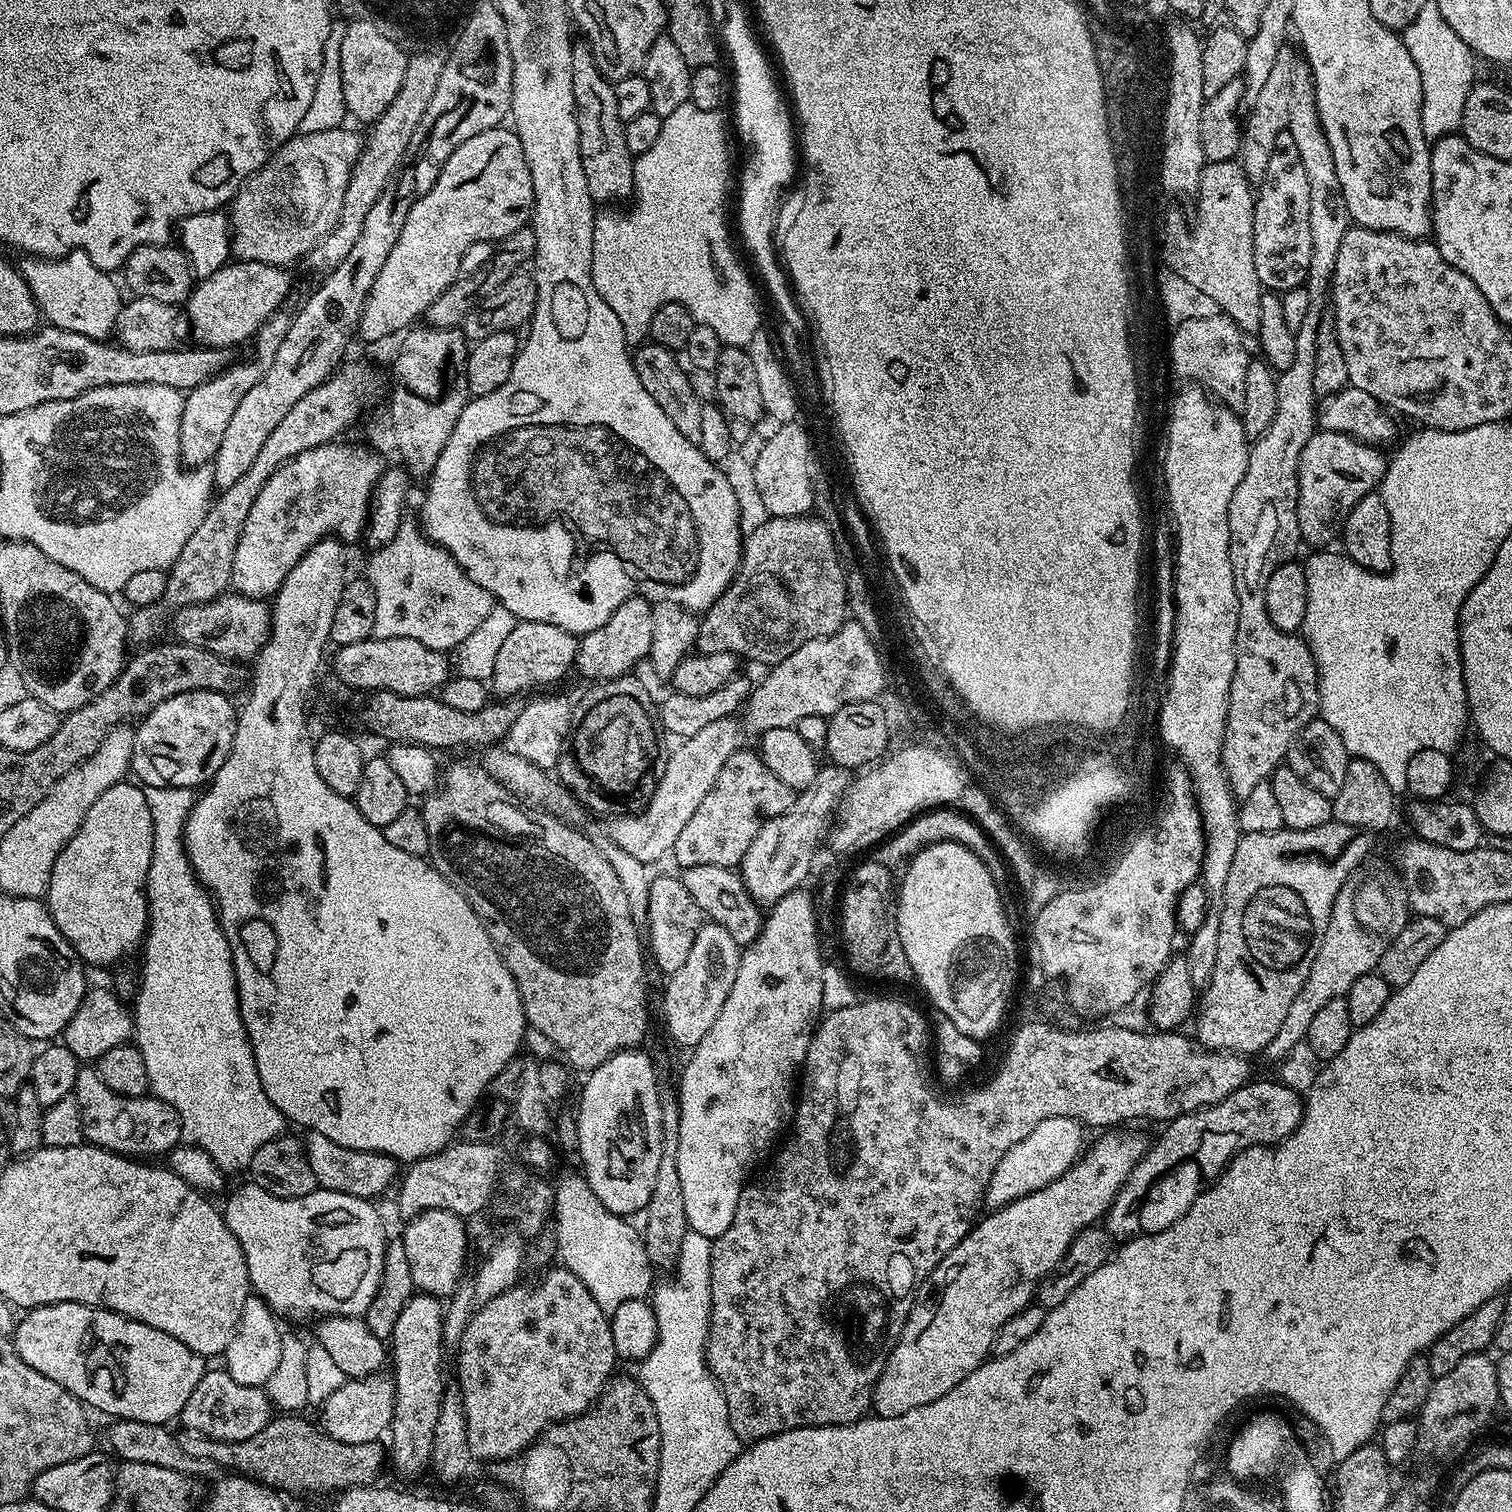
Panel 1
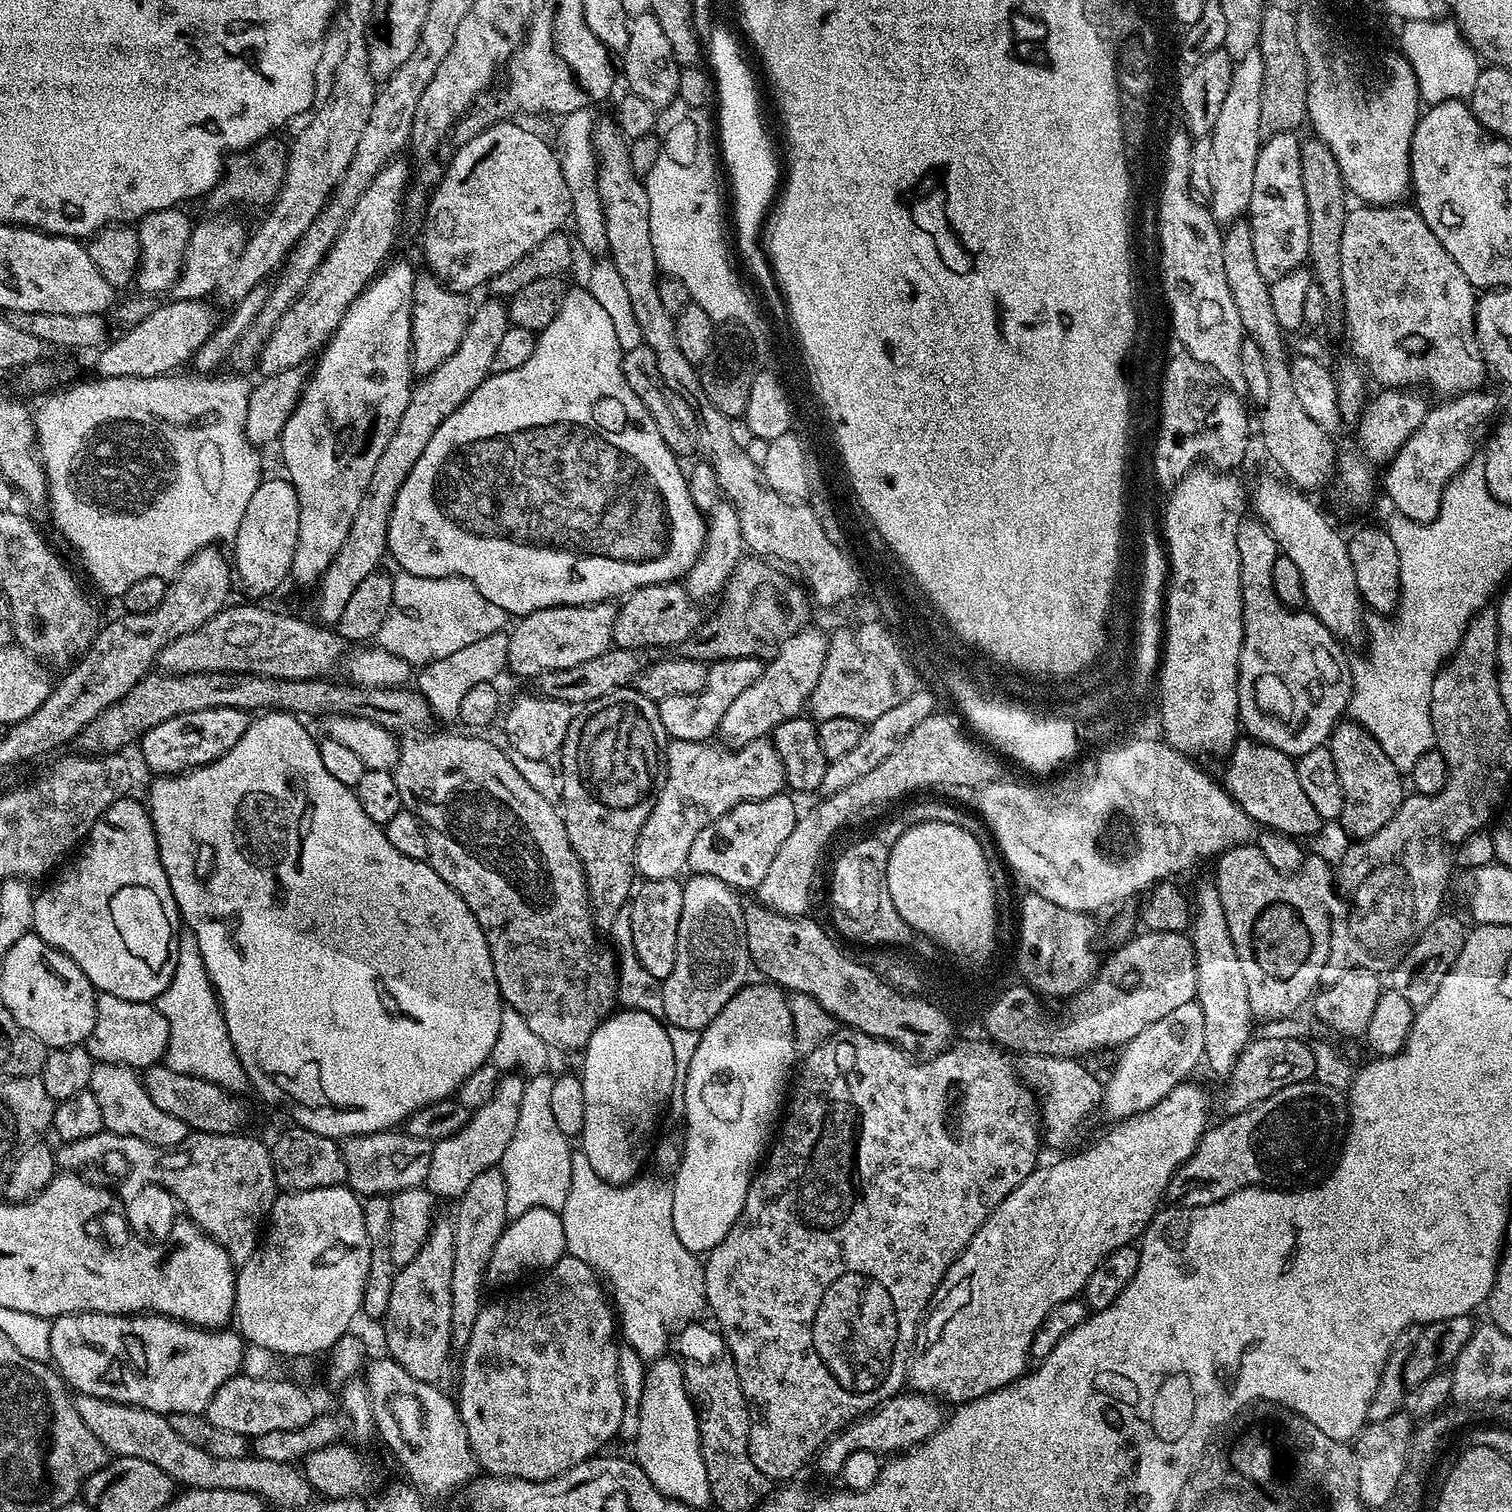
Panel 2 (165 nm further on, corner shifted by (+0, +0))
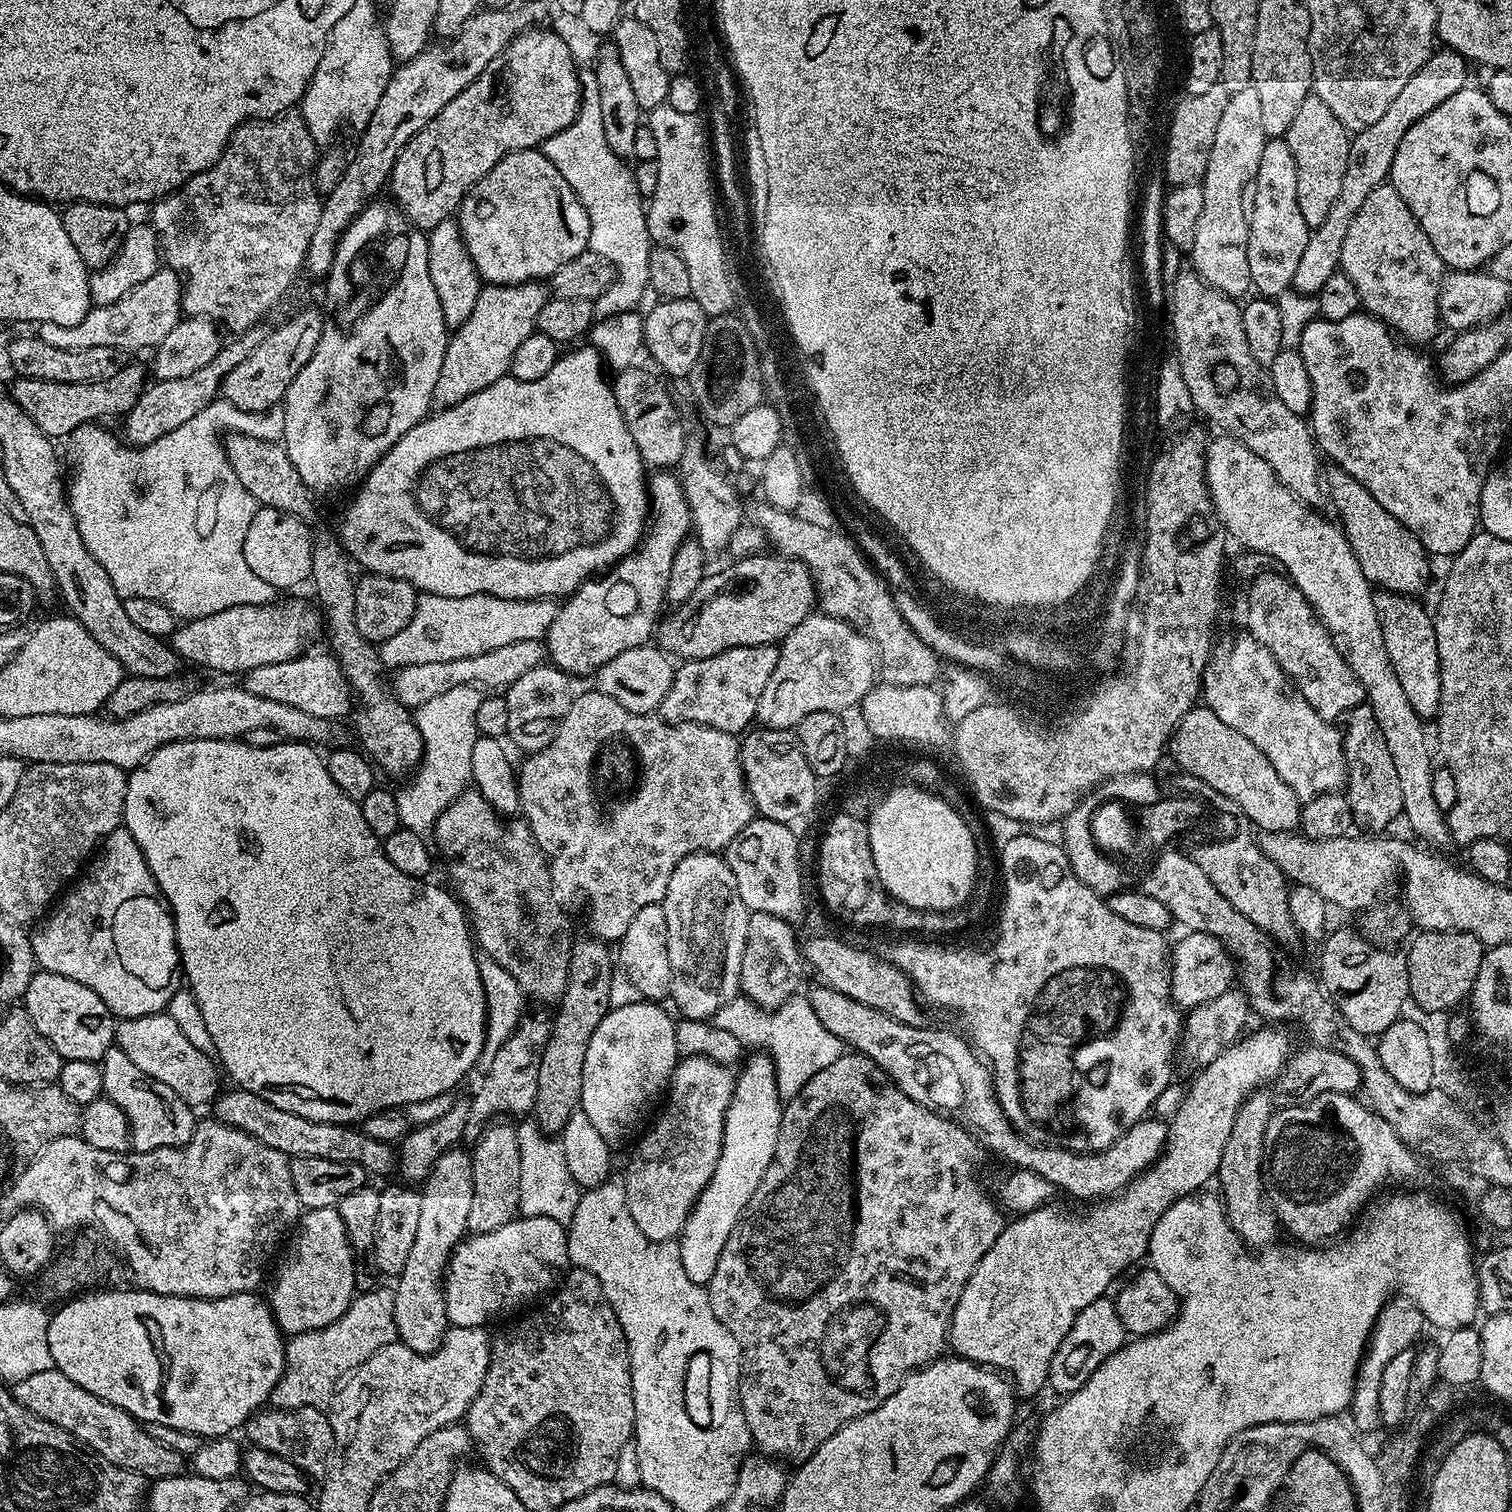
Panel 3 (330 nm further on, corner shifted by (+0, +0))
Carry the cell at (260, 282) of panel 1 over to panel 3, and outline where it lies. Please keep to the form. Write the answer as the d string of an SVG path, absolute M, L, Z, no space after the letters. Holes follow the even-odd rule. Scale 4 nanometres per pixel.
M132 362L125 363L123 368L118 370L118 374L114 374L110 378L106 378L102 382L90 382L89 384L59 384L58 382L46 382L45 380L25 380L23 378L17 379L16 385L11 385L10 391L14 399L18 402L18 406L22 406L22 410L26 414L30 414L30 418L34 418L34 422L41 430L46 433L50 438L57 438L56 436L64 436L64 438L71 437L72 432L76 428L81 428L84 424L90 424L93 422L103 421L103 416L117 416L117 418L123 418L128 415L128 412L134 406L134 402L138 402L138 398L144 393L146 387L146 379L144 380L144 370L146 374L146 368L140 364L132 364Z

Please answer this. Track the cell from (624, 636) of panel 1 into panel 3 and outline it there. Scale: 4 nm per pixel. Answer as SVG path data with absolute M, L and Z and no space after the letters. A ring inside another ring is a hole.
M749 554L713 576L705 575L698 590L659 621L659 647L686 661L714 658L714 654L731 648L783 642L807 616L813 615L818 604L816 584L800 560L764 555Z

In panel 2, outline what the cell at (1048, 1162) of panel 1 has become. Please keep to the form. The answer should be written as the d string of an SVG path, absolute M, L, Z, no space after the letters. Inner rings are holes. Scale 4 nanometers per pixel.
M1199 1004L1178 1006L1166 1018L1158 1018L1158 1022L1146 1026L1142 1034L1123 1045L1118 1055L1112 1077L1102 1088L1102 1109L1108 1122L1125 1120L1154 1106L1191 1077L1188 1075L1195 1070L1196 1063L1204 1060L1204 1027Z

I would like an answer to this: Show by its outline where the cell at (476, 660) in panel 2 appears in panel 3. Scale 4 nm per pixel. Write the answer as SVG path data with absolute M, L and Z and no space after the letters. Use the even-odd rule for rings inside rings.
M475 684L454 686L454 690L446 690L446 694L438 694L438 698L430 698L430 702L415 708L414 719L422 734L424 754L411 777L412 784L396 792L400 823L411 832L431 833L441 814L469 787L470 754L474 754L478 735L478 706L482 706L484 697L485 693Z

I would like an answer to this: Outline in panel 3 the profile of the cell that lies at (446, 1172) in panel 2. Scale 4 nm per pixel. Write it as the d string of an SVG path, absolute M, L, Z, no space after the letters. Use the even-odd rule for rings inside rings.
M544 1012L525 1014L520 1017L520 1024L502 1042L502 1050L494 1054L494 1062L486 1065L488 1072L480 1089L470 1096L470 1118L466 1122L464 1140L475 1142L479 1140L489 1123L497 1118L512 1118L508 1116L524 1116L533 1111L538 1094L538 1066L542 1058L542 1050L546 1050L546 1042L552 1033L552 1020Z

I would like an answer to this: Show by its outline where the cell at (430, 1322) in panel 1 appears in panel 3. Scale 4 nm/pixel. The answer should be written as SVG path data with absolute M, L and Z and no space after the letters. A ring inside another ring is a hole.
M457 1146L446 1150L434 1162L434 1170L425 1178L420 1197L422 1211L418 1217L418 1234L410 1246L410 1258L401 1270L394 1287L394 1322L399 1343L415 1352L437 1352L449 1330L448 1303L444 1297L444 1282L448 1261L456 1245L465 1239L470 1225L470 1205L474 1199L474 1166L471 1151Z

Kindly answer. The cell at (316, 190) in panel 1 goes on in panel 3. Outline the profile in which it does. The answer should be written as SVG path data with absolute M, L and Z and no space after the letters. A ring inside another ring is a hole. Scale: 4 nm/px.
M161 270L146 278L142 286L134 286L126 294L105 308L93 306L78 322L78 326L54 326L41 324L38 328L40 339L58 346L62 350L90 350L90 346L110 346L125 354L131 354L135 348L155 349L158 344L182 319L182 280L171 270Z

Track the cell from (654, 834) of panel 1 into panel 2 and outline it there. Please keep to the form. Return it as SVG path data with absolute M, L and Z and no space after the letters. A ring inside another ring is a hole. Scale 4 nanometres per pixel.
M812 631L799 632L780 645L779 652L765 663L762 678L758 678L750 690L738 694L730 710L722 714L718 736L728 743L729 749L735 750L755 740L765 739L779 724L805 711L808 696L818 682L818 674L822 674L828 653L828 636Z

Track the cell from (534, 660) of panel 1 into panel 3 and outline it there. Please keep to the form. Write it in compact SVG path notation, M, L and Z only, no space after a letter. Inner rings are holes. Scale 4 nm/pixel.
M660 470L656 477L647 481L650 493L650 519L646 531L632 555L617 560L611 569L595 578L589 578L557 607L554 622L546 637L546 656L555 667L567 672L569 677L591 677L610 658L618 658L622 650L634 650L647 645L653 639L654 629L661 619L660 607L665 607L670 582L670 566L674 566L674 556L684 540L693 531L692 510L684 488L680 485L679 475L668 470Z

